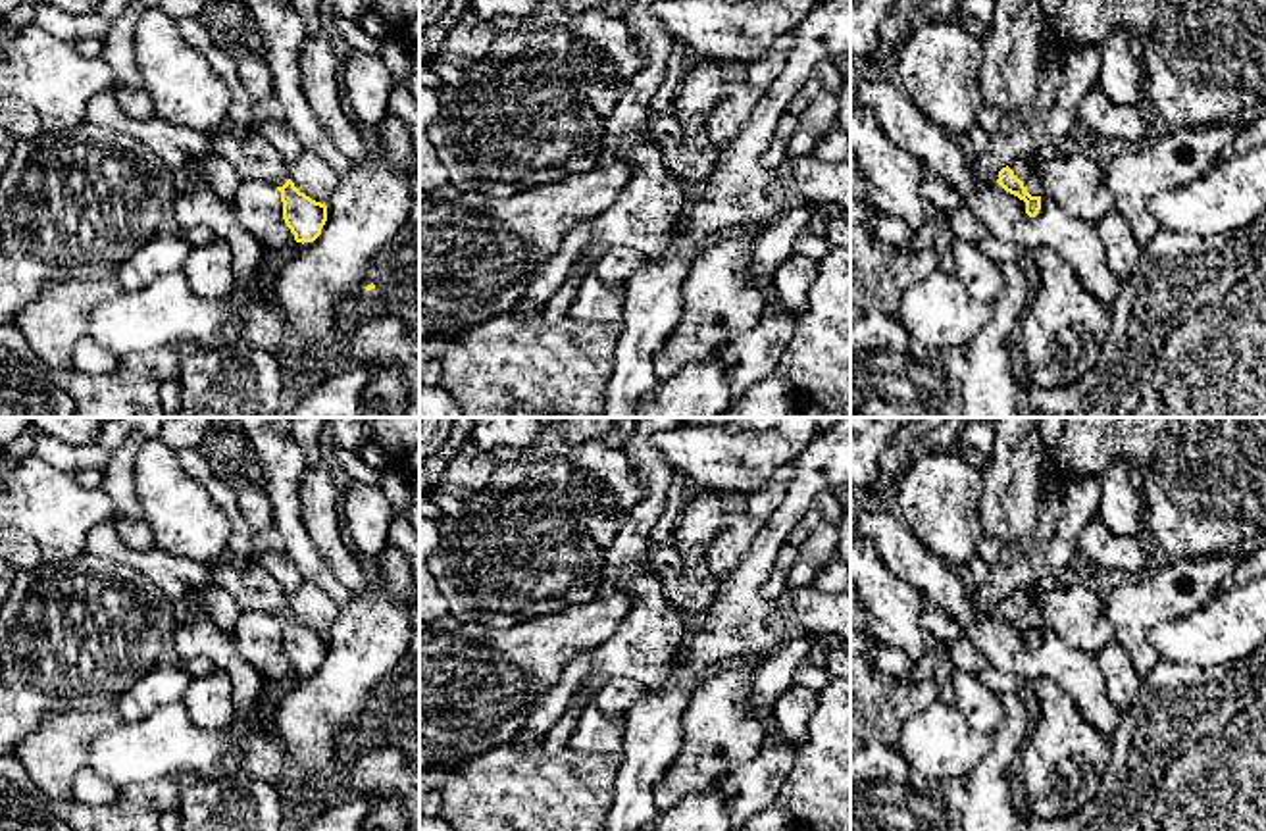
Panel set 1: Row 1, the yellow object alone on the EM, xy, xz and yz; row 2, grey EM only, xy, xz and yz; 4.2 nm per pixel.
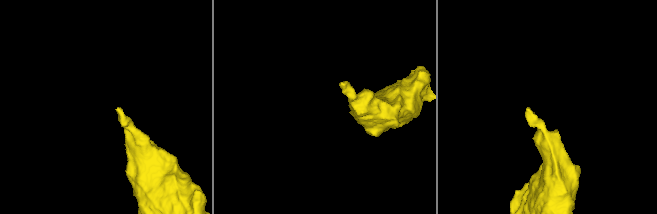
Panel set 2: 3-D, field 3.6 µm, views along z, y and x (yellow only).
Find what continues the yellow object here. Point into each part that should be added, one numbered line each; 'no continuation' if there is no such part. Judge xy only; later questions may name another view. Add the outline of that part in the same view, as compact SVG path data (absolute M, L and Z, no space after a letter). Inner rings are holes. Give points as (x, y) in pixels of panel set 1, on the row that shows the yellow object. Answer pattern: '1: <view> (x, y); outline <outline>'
1: xy (253, 156); outline M256 129L244 138L221 135L214 150L231 162L241 179L266 179L275 187L289 181L285 158Z

